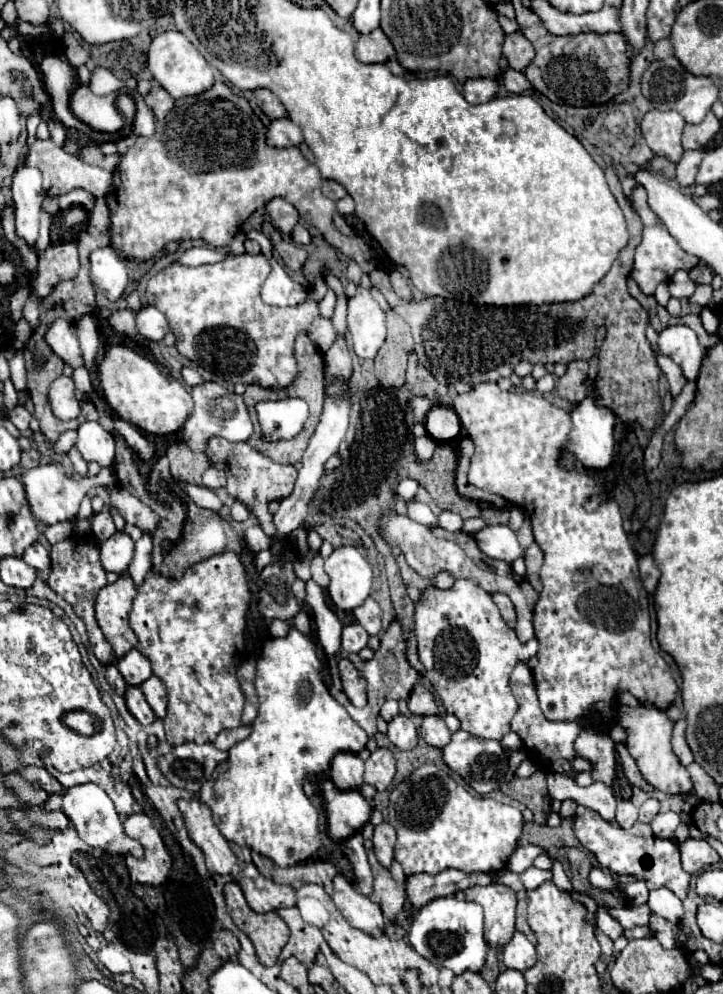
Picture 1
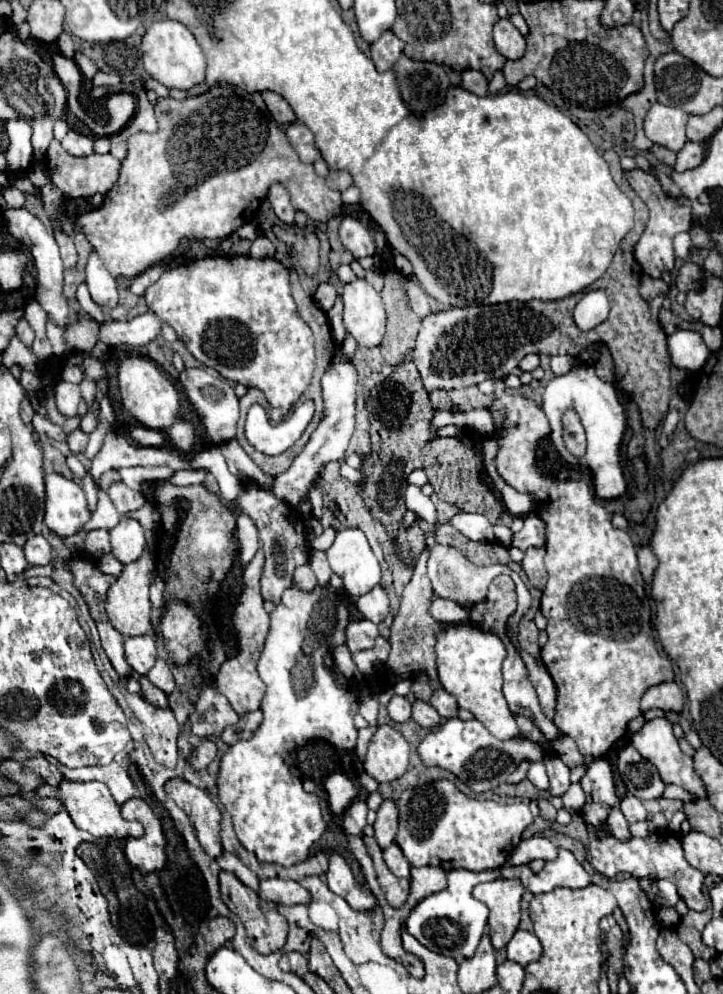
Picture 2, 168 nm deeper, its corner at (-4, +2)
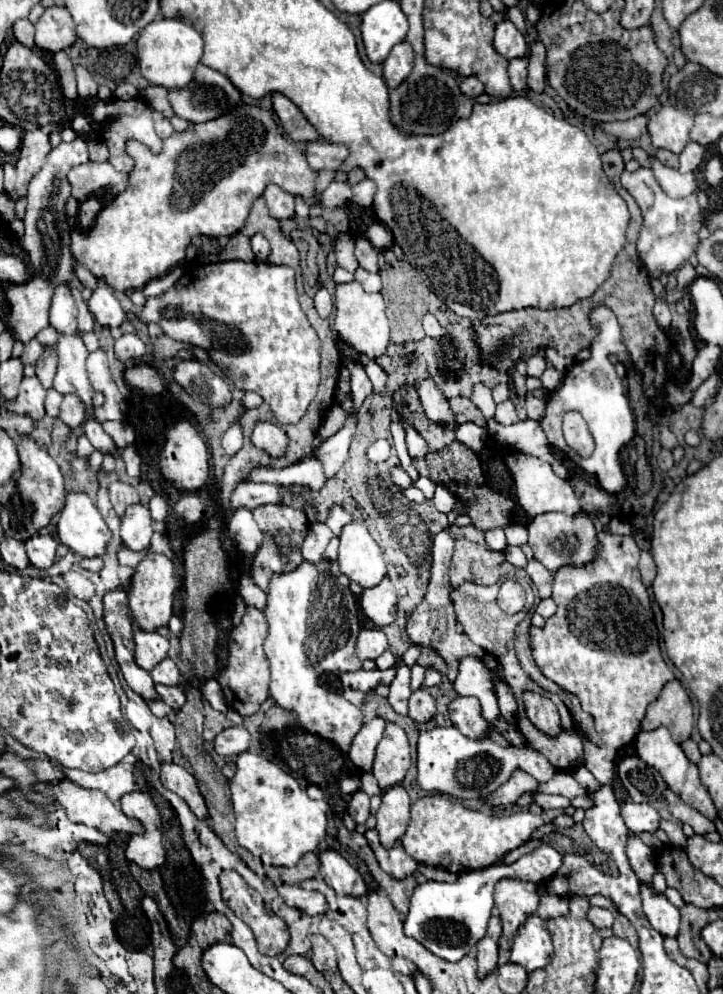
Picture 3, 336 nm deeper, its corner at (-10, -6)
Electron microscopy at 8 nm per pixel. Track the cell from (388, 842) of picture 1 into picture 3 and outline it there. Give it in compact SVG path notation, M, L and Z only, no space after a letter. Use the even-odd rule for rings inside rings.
M401 785L389 787L381 793L381 807L377 811L377 833L381 839L381 845L385 849L393 847L397 839L403 837L407 823L409 823L409 795Z

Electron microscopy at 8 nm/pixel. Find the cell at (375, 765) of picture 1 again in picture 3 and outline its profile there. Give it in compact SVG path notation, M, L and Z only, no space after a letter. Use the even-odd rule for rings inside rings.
M387 723L385 733L377 745L373 761L373 775L381 789L399 785L411 765L409 741L405 731L397 723Z

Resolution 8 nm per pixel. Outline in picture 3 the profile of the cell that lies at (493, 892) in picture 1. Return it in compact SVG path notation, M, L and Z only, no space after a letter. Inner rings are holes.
M501 879L495 885L495 911L501 917L503 933L499 947L509 949L513 945L513 937L523 925L523 921L533 915L539 907L539 885L519 879Z

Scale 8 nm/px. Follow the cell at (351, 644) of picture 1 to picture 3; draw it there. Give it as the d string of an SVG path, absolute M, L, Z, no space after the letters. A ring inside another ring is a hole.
M363 629L359 633L355 651L357 651L357 657L361 661L365 661L365 659L375 661L383 651L387 651L387 647L389 647L387 637L385 637L385 633L381 629Z

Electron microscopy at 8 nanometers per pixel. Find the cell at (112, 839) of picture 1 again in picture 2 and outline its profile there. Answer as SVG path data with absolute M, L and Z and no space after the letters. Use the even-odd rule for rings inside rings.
M63 781L59 787L51 787L51 785L41 785L37 789L37 795L41 799L45 797L53 797L59 799L67 813L71 815L73 823L83 829L89 831L93 837L115 837L115 839L127 839L127 837L135 837L139 839L143 835L143 827L137 821L125 821L121 817L121 807L115 803L115 799L109 793L109 787L105 787L105 783L99 781L87 781L87 783L73 783L73 781Z

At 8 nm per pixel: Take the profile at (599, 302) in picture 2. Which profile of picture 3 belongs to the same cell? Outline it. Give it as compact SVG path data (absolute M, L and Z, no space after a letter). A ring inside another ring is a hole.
M599 305L593 309L591 313L591 323L599 329L599 335L593 339L589 351L589 359L575 363L563 377L563 383L559 389L551 391L547 397L547 411L545 417L541 419L541 427L547 433L549 445L565 451L579 467L583 467L587 473L597 475L599 485L607 491L607 493L619 493L625 487L625 475L619 463L619 449L629 443L635 435L635 419L633 419L633 411L629 407L629 399L625 395L623 383L617 377L615 365L611 362L611 355L618 355L621 362L632 362L628 360L626 355L629 355L627 347L623 345L621 339L621 327L617 323L617 317L613 315L613 311L605 305ZM569 409L577 409L583 419L589 425L589 431L595 439L595 449L593 455L589 457L581 457L577 455L563 439L563 431L561 431L561 421L563 415Z

